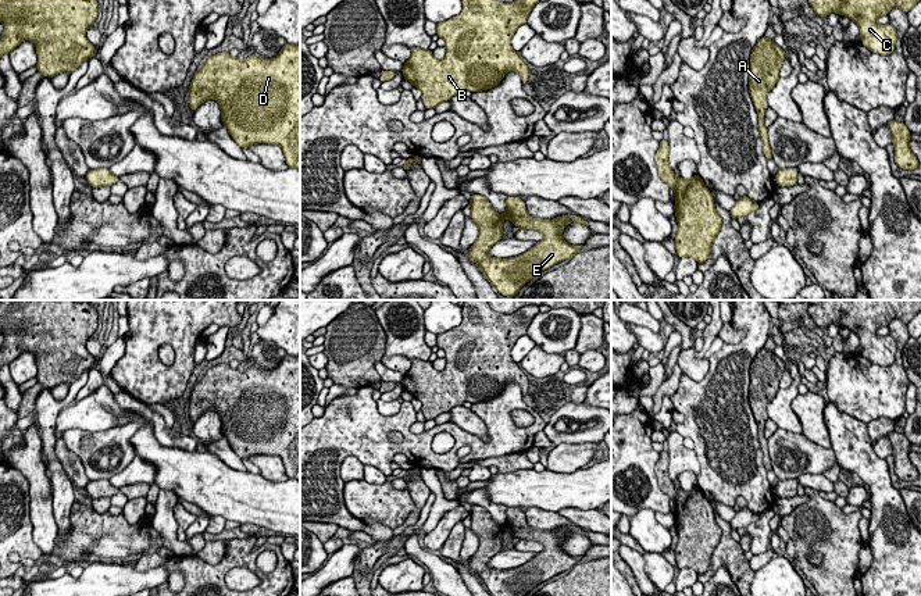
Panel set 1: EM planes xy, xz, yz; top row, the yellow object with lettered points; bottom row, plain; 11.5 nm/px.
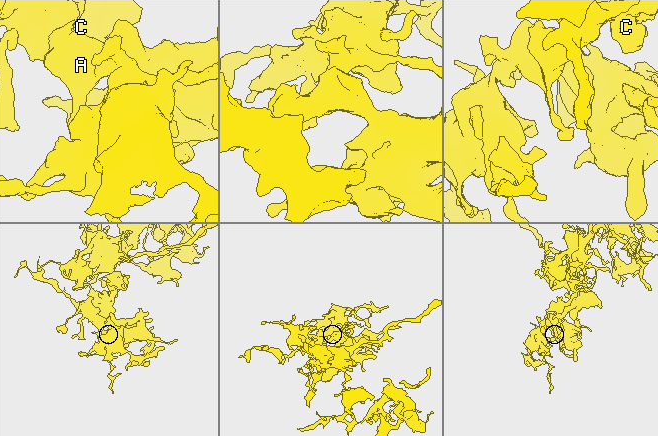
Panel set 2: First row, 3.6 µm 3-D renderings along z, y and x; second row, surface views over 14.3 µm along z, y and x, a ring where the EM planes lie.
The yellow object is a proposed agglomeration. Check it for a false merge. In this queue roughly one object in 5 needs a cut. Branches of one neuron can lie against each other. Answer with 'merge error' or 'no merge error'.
no merge error

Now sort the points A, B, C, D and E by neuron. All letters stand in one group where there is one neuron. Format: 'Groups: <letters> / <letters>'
Groups: A B C D E

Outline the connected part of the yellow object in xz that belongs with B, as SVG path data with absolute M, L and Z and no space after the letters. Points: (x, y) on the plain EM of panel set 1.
M464 300L461 310L463 322L436 335L436 346L445 351L445 370L435 370L429 360L411 358L411 367L404 374L403 388L421 402L425 420L435 420L465 402L474 404L492 400L500 395L508 381L521 388L522 396L528 393L529 379L511 358L511 349L521 336L526 335L533 317L540 313L539 306L529 304L513 314L501 314L492 310L488 300Z

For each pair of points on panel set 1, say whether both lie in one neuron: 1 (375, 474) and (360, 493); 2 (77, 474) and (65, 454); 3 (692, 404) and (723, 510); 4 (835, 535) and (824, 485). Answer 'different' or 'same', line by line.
1: different
2: same
3: different
4: different

